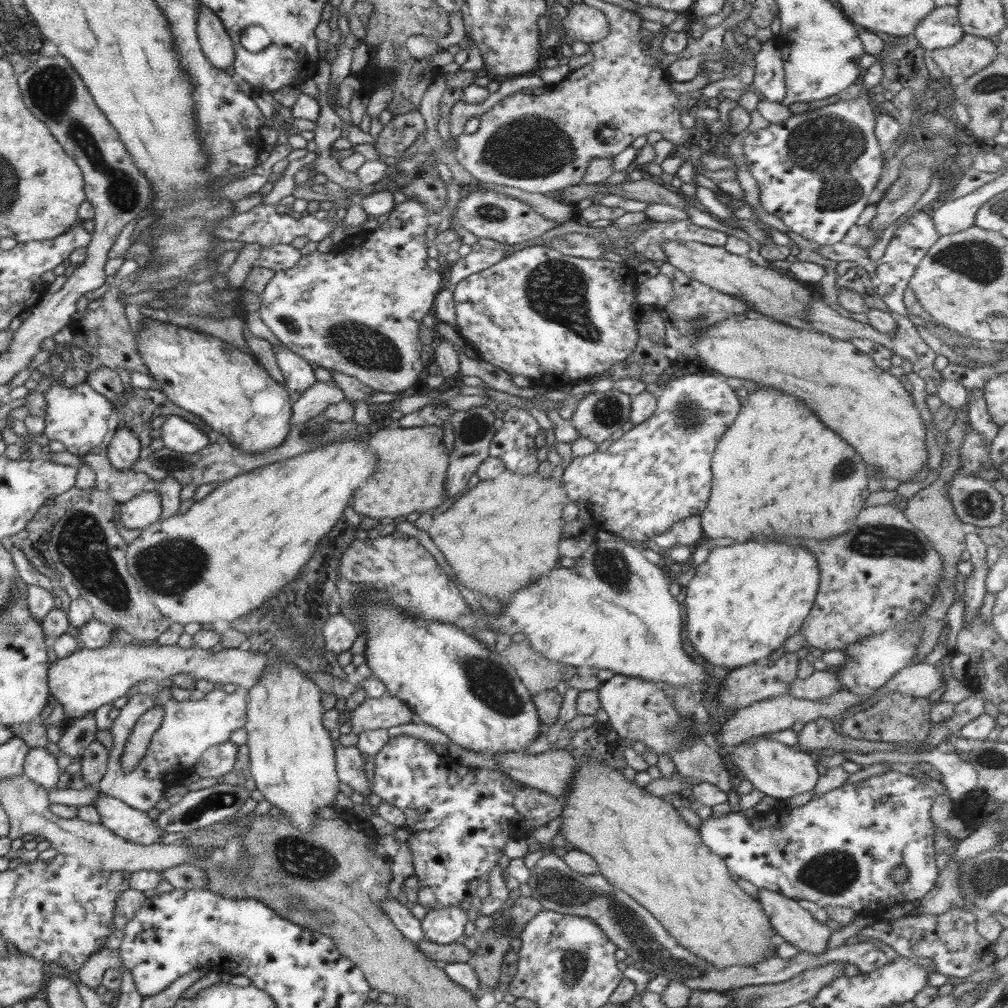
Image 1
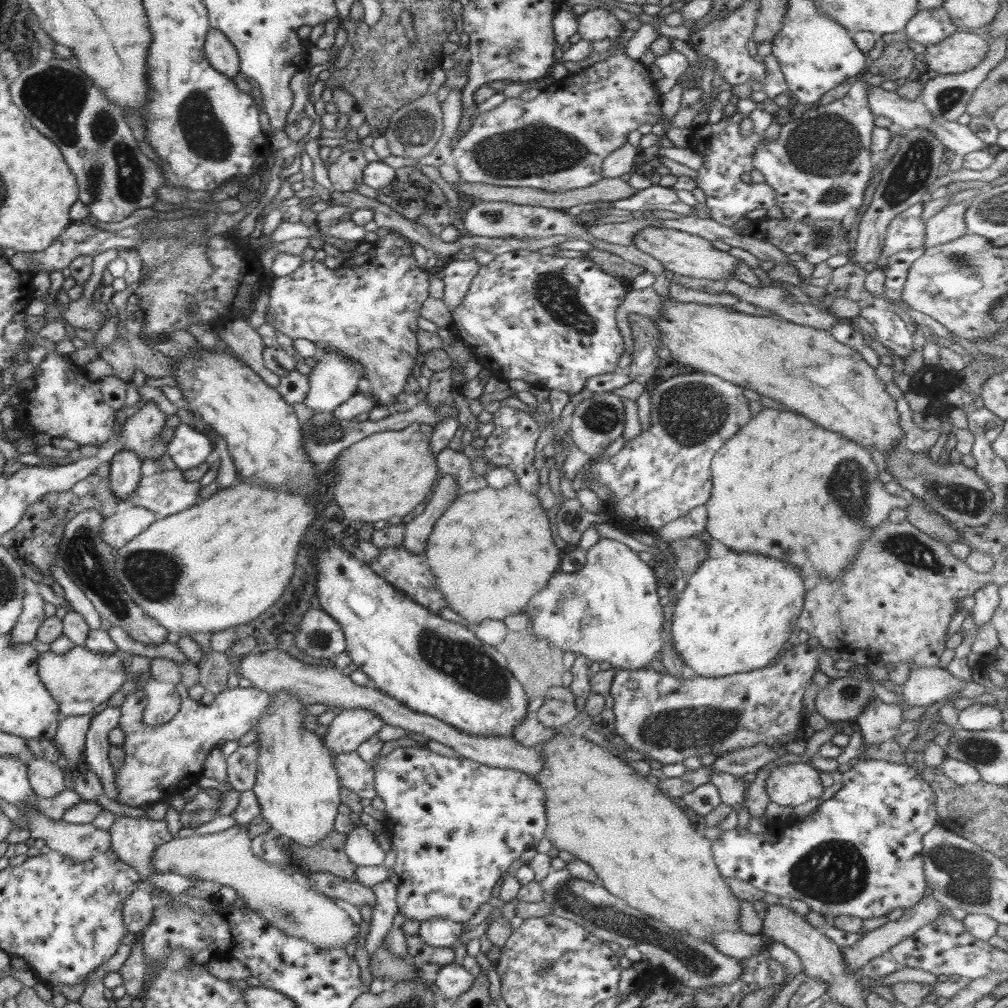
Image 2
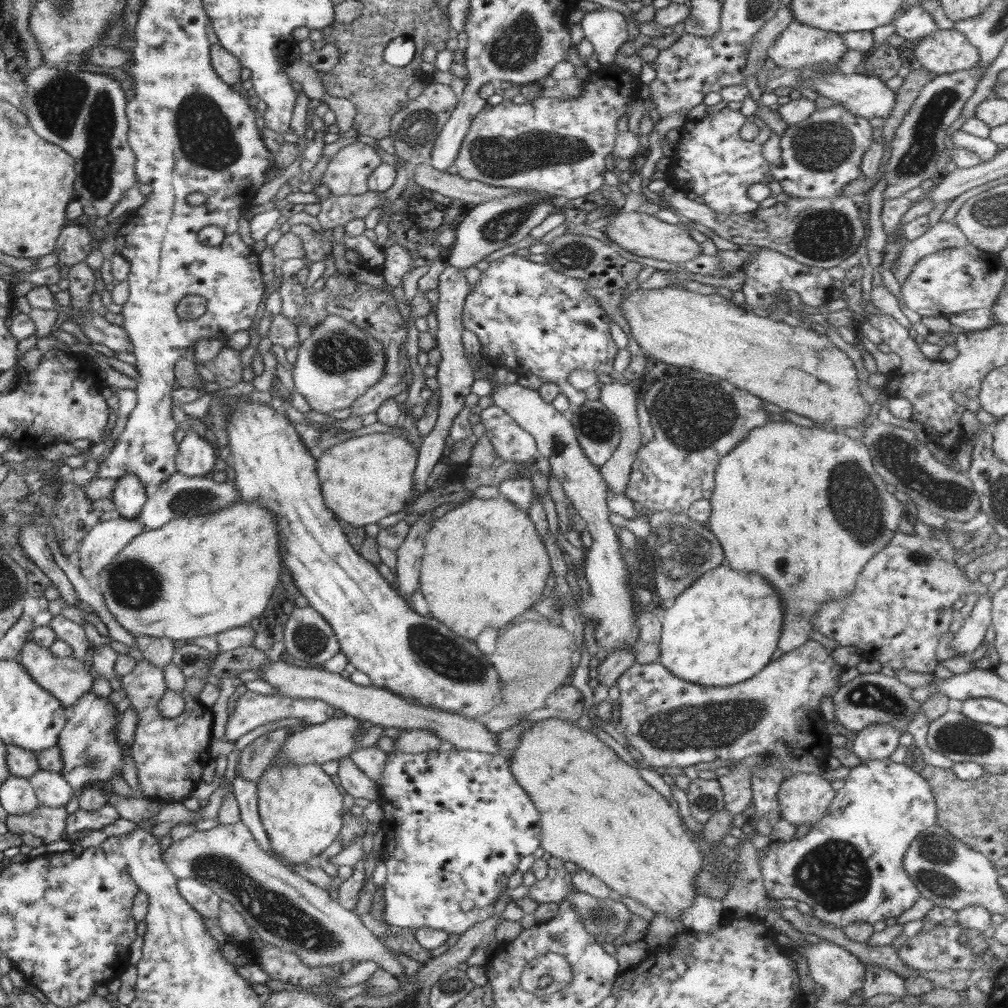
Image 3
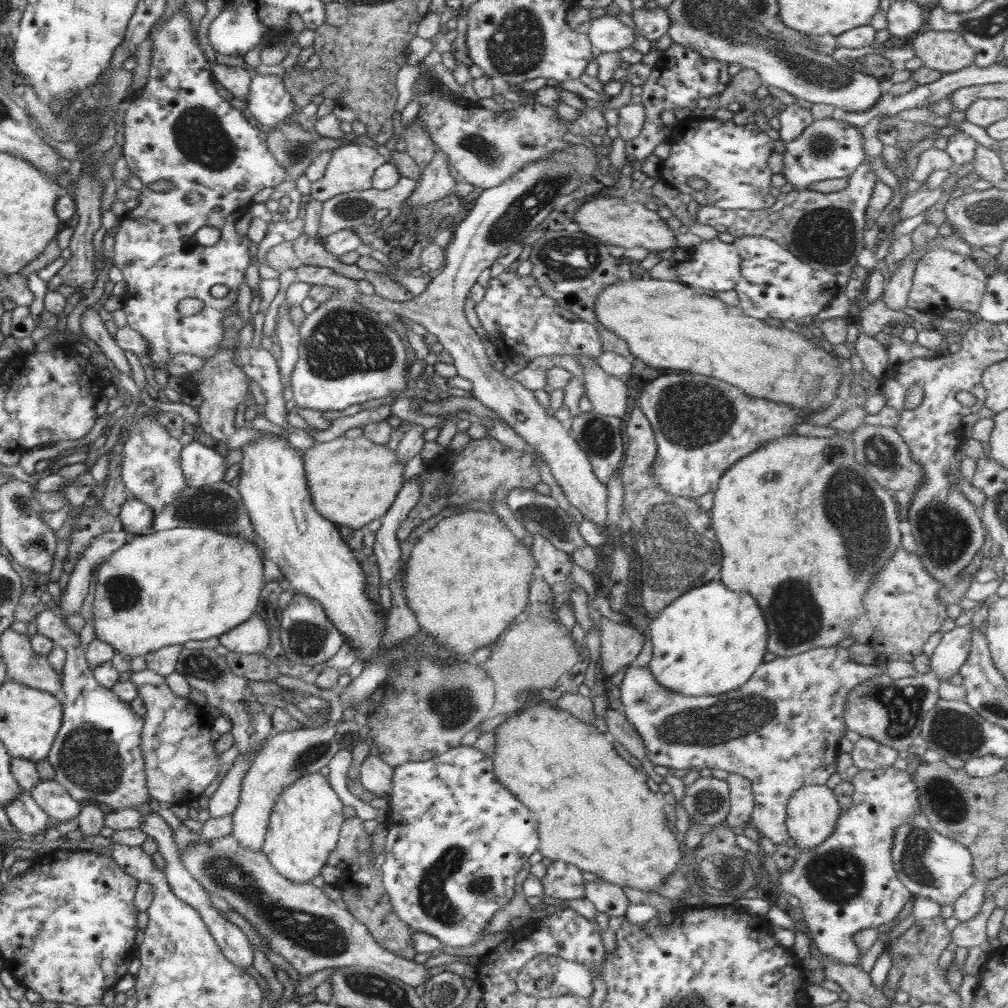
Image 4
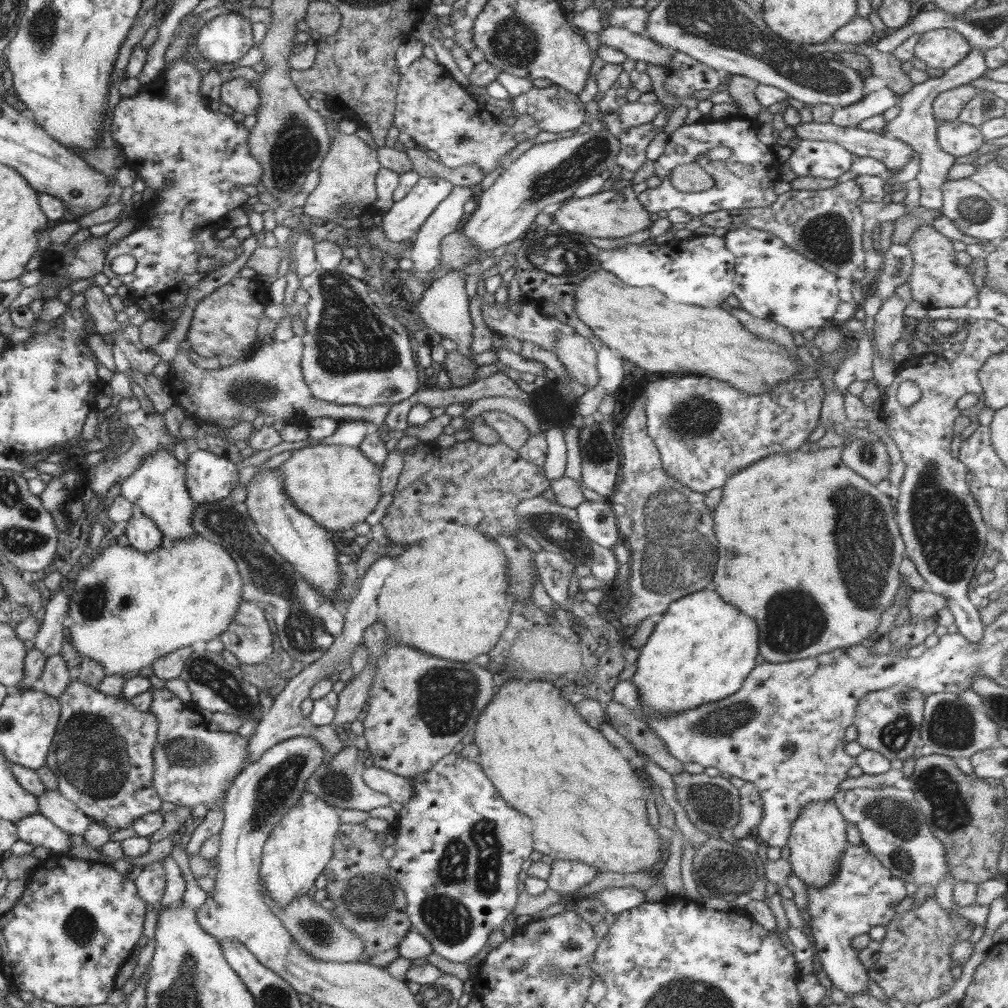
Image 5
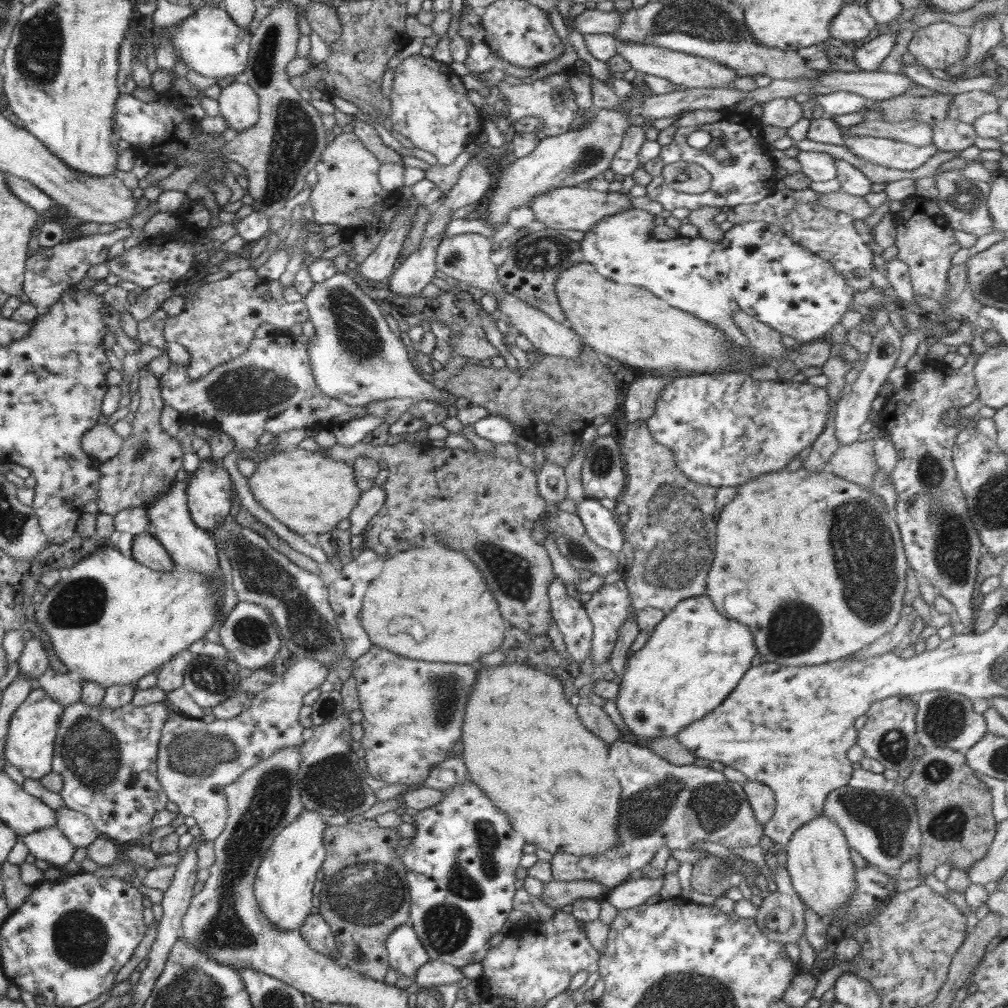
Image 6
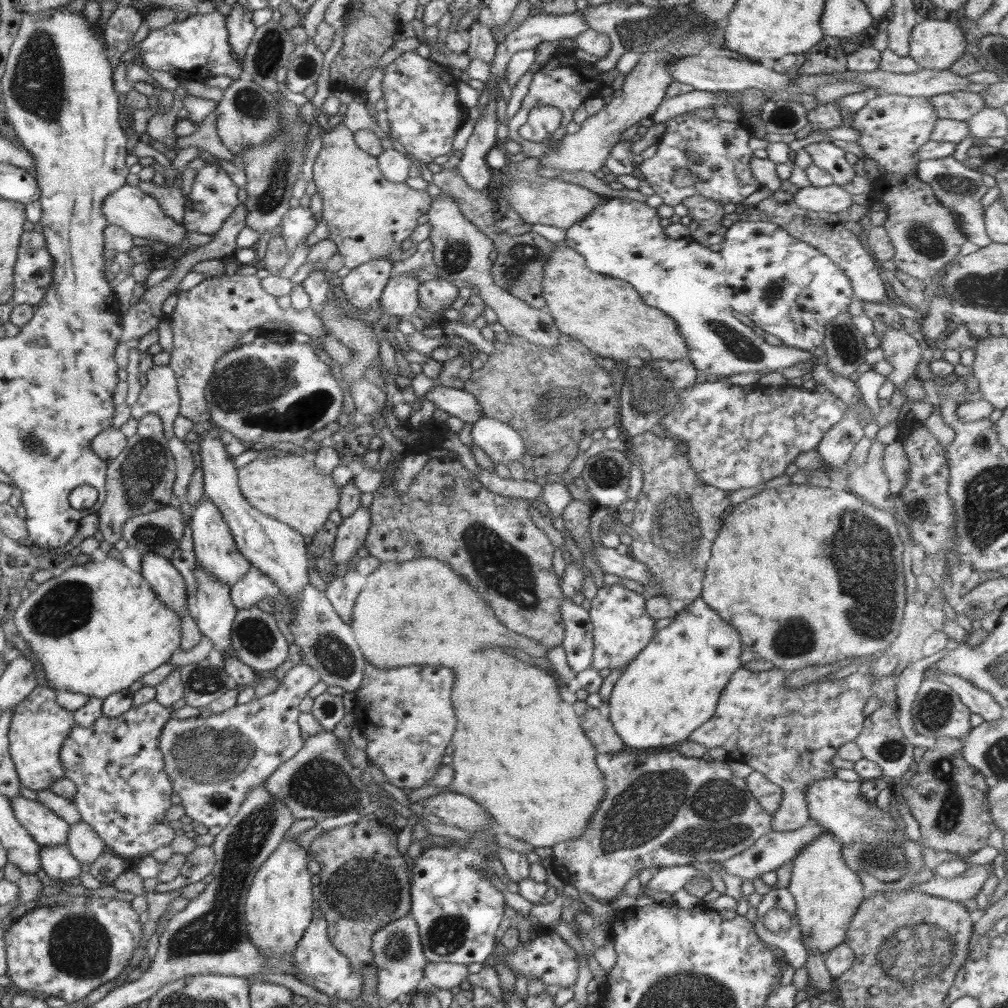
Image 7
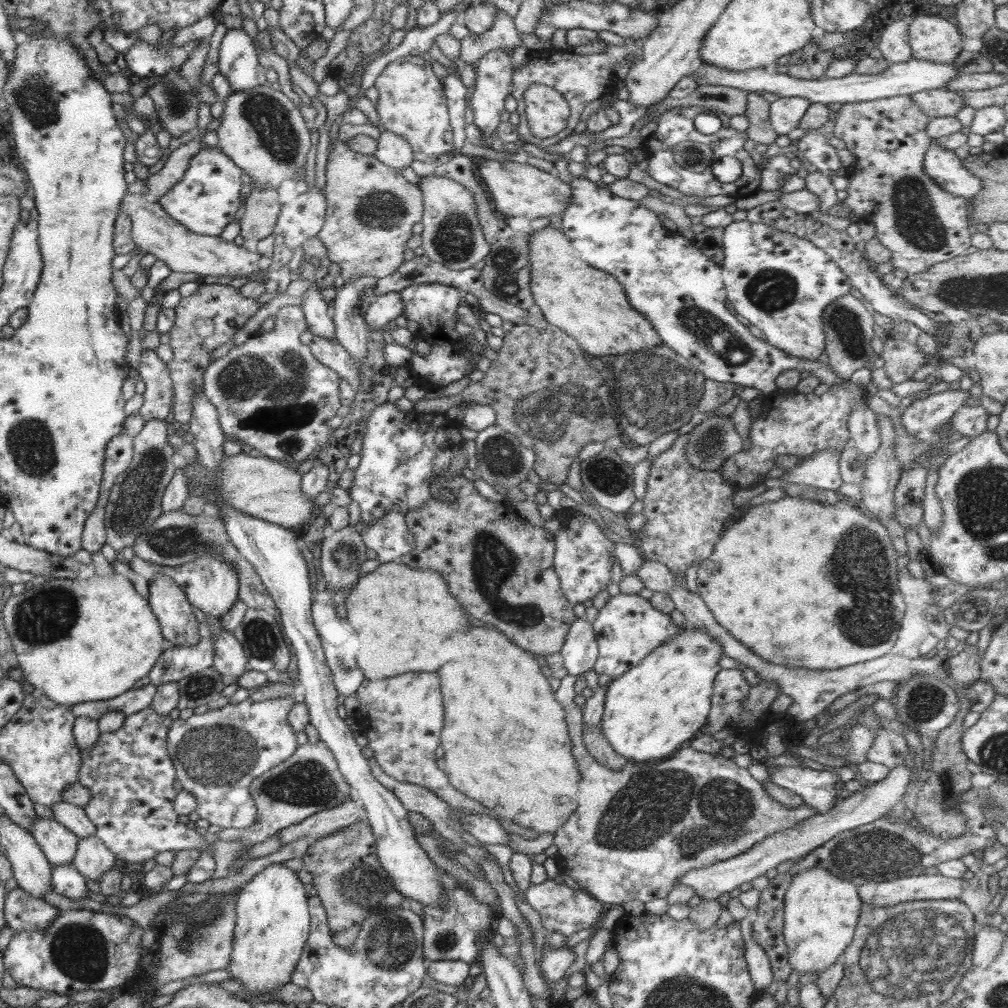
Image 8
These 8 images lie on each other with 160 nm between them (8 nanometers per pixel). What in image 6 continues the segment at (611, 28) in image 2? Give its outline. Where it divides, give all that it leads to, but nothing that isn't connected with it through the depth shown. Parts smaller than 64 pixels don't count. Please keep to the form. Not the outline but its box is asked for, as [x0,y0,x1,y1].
[617,40,740,88]

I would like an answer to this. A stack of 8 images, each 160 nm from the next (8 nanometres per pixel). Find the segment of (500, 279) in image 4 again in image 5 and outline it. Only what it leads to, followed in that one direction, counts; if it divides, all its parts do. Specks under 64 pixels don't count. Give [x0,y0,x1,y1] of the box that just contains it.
[481,299,576,352]

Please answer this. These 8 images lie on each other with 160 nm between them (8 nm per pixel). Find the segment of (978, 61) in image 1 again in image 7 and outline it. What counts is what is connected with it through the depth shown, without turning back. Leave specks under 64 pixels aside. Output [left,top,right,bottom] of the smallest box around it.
[909,15,967,71]

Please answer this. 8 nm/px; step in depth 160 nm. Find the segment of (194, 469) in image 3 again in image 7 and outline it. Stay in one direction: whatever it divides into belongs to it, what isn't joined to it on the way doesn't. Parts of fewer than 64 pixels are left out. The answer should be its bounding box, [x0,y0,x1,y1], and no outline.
[190,497,250,586]

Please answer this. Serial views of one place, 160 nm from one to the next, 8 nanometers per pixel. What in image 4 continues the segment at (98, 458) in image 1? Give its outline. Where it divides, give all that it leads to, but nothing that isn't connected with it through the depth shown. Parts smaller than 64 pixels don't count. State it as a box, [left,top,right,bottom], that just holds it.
[143,482,260,543]

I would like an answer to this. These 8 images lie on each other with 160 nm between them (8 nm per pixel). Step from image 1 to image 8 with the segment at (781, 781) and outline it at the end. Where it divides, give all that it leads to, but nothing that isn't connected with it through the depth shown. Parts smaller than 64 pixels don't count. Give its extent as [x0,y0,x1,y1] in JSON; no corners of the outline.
[783,867,863,975]

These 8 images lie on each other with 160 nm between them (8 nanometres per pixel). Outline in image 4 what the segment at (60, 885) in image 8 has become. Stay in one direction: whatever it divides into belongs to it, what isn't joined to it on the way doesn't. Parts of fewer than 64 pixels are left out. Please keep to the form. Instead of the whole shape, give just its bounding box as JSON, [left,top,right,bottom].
[4,789,50,835]

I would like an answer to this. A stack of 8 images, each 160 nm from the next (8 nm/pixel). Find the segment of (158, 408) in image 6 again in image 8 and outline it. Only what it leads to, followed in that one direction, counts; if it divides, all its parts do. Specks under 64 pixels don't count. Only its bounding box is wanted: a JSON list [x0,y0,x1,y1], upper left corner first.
[104,420,176,552]

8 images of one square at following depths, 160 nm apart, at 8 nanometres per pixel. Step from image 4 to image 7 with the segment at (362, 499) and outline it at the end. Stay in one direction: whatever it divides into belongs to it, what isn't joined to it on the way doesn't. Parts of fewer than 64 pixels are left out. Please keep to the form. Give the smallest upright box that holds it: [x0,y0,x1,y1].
[238,453,340,534]

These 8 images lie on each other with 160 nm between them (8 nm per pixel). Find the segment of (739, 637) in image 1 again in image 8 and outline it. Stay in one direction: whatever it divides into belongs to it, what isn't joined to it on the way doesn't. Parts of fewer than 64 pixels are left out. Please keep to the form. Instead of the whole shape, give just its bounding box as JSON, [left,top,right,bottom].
[600,626,723,762]

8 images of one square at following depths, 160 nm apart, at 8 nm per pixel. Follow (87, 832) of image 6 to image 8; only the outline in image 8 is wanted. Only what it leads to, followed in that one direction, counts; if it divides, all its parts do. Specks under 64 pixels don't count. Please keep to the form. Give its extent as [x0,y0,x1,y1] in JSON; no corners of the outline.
[73,836,115,883]

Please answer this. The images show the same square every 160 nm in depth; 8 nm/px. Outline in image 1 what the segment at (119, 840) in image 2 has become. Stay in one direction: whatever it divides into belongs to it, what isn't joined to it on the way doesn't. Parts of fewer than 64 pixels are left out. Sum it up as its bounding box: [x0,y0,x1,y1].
[92,792,164,845]

